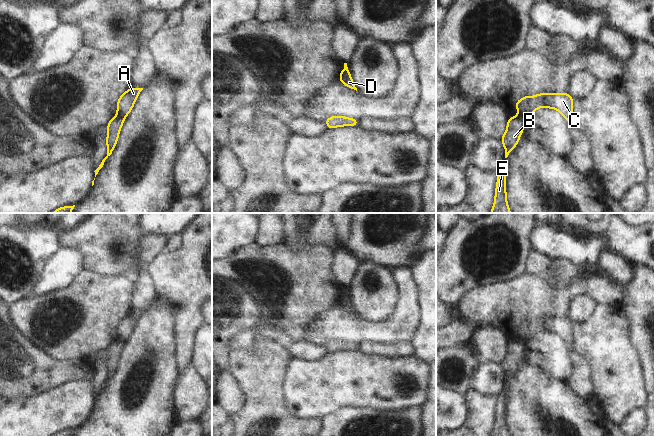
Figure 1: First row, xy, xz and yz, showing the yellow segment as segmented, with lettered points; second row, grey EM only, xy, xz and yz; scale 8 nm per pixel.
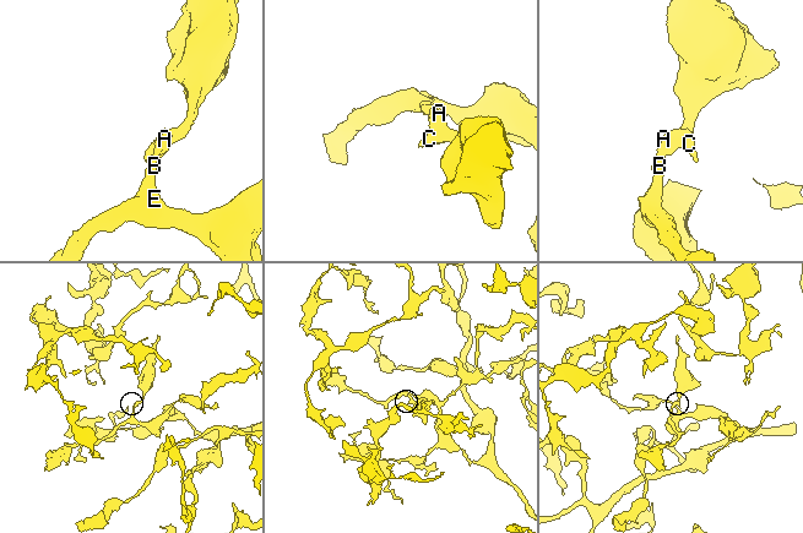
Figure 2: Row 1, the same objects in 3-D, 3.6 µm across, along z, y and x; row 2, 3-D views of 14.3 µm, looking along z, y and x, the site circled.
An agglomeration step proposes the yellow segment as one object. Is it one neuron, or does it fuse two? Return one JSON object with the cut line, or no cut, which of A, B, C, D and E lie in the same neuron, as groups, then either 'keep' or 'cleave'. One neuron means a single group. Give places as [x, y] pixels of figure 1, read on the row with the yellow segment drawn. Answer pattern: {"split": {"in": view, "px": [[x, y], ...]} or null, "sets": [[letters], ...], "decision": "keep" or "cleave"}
{"split": {"in": "xy", "px": [[117, 115], [123, 119]]}, "sets": [["A", "C", "D"], ["B", "E"]], "decision": "cleave"}

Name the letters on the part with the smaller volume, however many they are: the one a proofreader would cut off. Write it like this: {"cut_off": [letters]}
{"cut_off": ["A", "C", "D"]}

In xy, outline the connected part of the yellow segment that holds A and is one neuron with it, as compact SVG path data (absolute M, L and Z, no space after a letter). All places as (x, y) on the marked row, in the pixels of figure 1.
M129 88L123 95L119 97L117 102L117 116L125 118L132 110L136 98L139 96L143 88Z

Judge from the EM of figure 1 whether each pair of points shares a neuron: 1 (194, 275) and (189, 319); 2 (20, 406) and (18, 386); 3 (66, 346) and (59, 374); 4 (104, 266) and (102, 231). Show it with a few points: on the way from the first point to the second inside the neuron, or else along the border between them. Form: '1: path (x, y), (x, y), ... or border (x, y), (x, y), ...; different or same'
1: path (189, 286), (189, 308); same
2: border (42, 392), (31, 396), (16, 397), (10, 401); different
3: border (41, 350), (61, 361), (85, 358); different
4: path (104, 257), (104, 240); same

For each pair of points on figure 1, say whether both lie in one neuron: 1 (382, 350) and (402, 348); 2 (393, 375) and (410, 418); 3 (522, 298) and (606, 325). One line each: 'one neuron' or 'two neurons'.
1: one neuron
2: two neurons
3: two neurons

